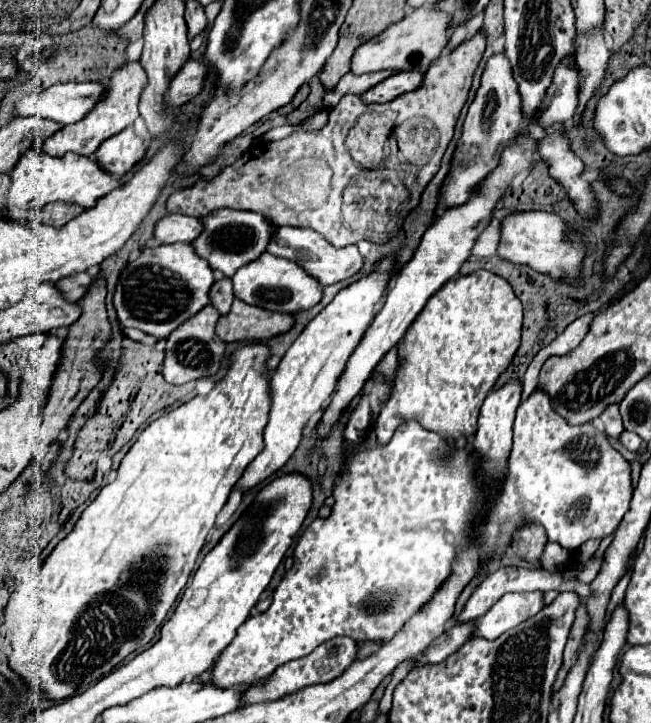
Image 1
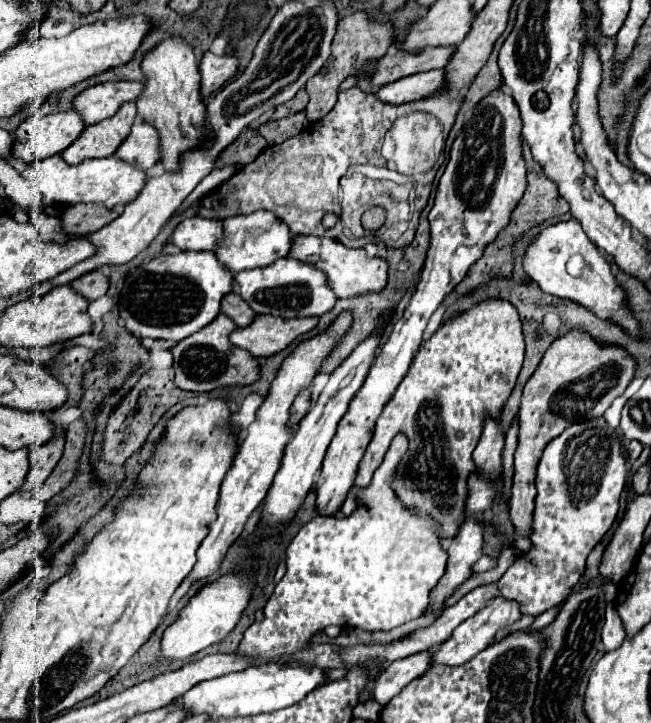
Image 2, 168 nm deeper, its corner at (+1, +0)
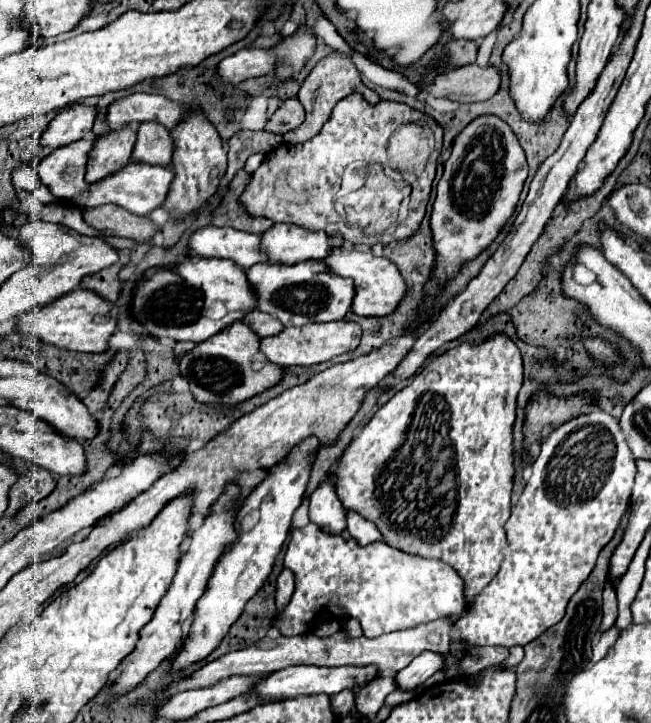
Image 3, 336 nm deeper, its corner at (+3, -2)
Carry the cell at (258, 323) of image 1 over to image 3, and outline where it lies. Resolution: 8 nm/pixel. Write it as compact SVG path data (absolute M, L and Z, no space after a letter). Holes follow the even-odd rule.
M340 321L340 323L318 323L318 325L302 325L302 327L284 327L280 335L260 339L260 353L274 365L290 367L290 365L314 365L328 361L340 353L356 349L360 343L360 327L356 323Z

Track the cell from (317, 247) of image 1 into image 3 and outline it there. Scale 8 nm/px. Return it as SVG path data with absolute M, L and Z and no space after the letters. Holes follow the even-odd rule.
M336 247L336 251L328 253L322 259L336 275L352 279L354 281L354 301L352 301L352 311L356 315L372 315L372 317L384 317L390 311L394 311L394 307L398 305L398 301L402 299L406 285L404 279L398 271L398 267L386 259L386 257L376 257L372 255L372 251L368 249L356 249L356 247Z

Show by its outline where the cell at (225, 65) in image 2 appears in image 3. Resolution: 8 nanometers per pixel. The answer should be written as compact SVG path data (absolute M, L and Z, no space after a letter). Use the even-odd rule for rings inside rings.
M242 49L226 59L222 59L216 67L216 75L224 79L224 83L240 83L250 77L260 77L272 73L276 61L264 49Z

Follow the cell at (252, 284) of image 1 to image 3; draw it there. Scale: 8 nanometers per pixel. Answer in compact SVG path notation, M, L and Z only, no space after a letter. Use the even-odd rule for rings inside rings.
M302 261L296 265L256 263L246 269L246 277L258 295L256 309L280 319L286 327L340 321L348 313L354 297L354 283L334 275L320 261Z

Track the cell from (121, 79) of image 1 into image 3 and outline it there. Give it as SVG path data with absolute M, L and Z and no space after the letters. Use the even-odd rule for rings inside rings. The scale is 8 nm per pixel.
M124 127L120 131L108 131L104 135L98 135L94 139L92 149L88 151L88 163L86 163L86 179L88 183L94 183L120 167L124 167L130 161L130 153L134 147L136 133L132 127Z

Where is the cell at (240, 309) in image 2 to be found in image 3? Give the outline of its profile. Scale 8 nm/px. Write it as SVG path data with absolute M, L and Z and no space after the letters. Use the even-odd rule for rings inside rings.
M258 309L250 311L248 315L244 315L242 319L244 323L248 323L248 327L252 327L252 331L258 335L258 337L268 337L268 335L276 335L284 329L284 325L274 319L272 315L266 315L266 313L260 313Z

